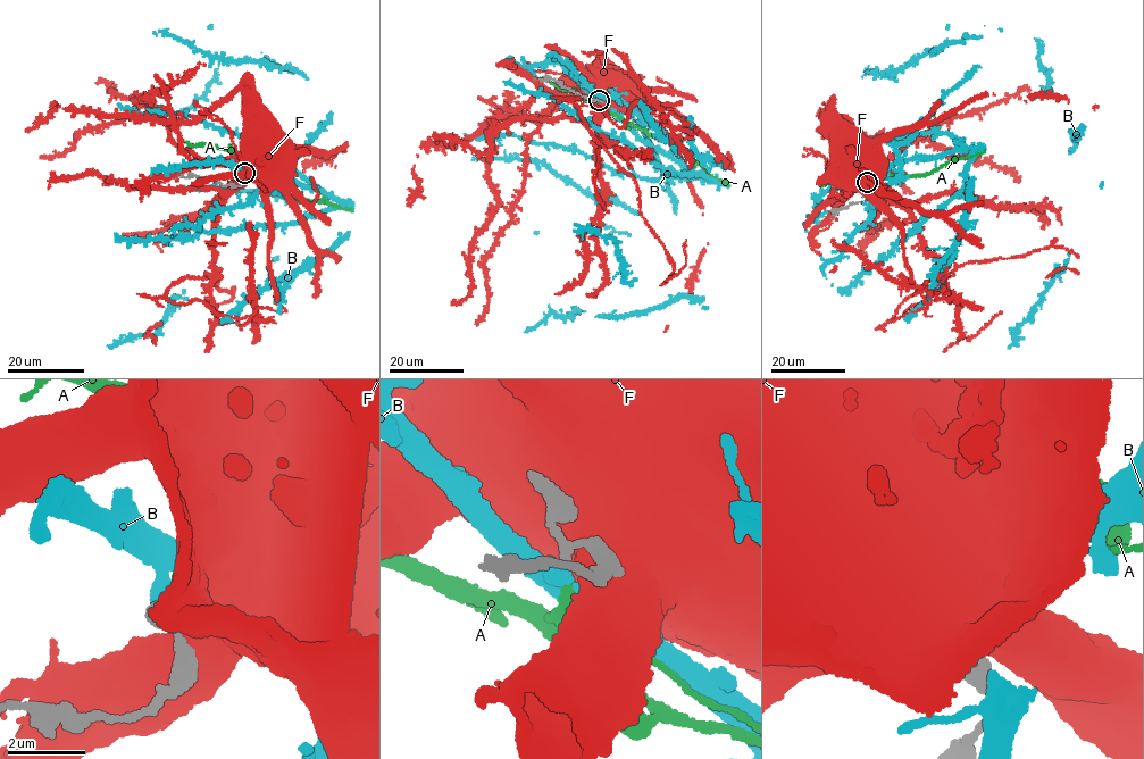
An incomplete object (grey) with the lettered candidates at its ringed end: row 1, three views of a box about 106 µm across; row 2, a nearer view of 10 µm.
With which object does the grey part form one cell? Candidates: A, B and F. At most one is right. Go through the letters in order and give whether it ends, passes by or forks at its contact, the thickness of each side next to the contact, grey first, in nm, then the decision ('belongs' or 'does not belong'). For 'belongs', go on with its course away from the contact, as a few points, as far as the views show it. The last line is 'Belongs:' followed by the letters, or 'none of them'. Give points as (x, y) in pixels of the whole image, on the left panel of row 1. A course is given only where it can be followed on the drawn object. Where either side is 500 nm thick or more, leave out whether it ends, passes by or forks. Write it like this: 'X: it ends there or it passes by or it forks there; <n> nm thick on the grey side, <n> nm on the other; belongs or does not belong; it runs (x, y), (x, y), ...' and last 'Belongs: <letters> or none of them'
A: it ends there; 140 nm thick on the grey side, 240 nm on the other; does not belong
B: 160 nm thick on the grey side, 550 nm on the other; does not belong
F: 190 nm thick on the grey side, 700 nm on the other; does not belong
Belongs: none of them

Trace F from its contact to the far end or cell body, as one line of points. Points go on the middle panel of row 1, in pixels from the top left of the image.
F: (600, 99), (607, 101), (599, 86), (604, 77)

